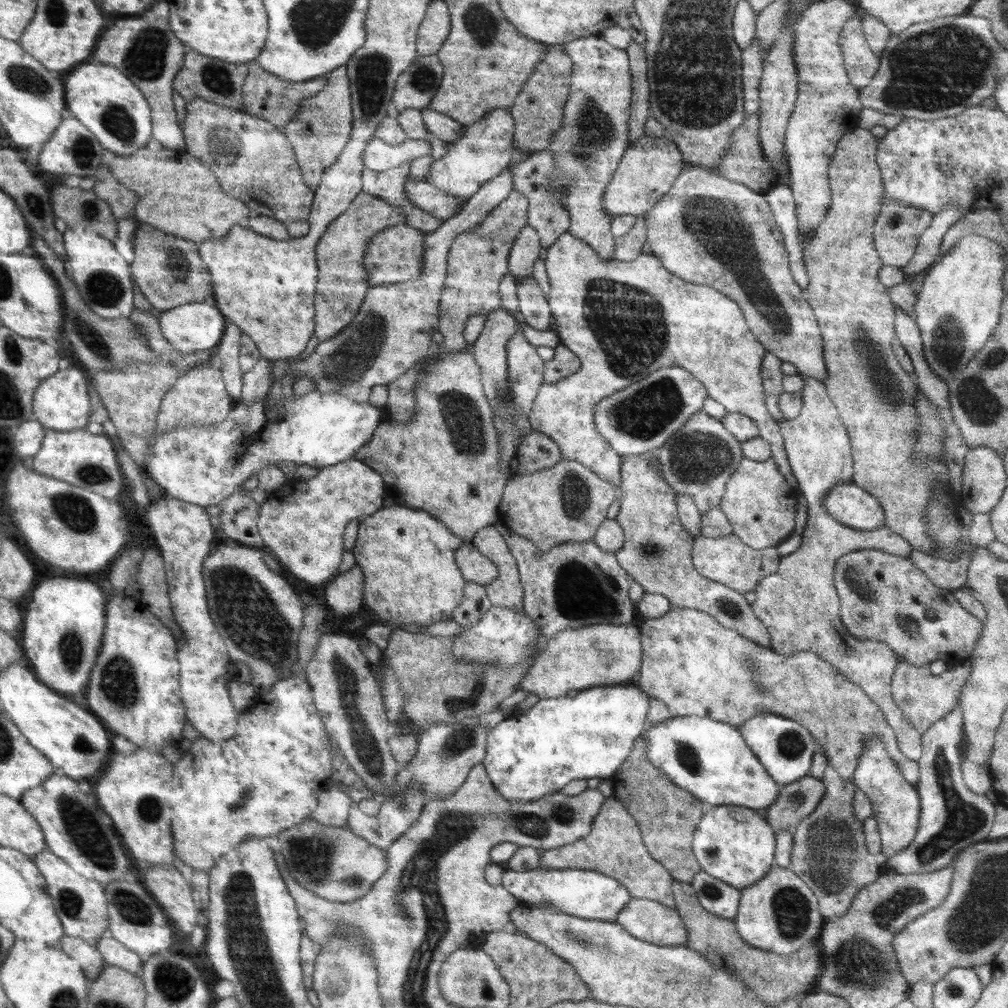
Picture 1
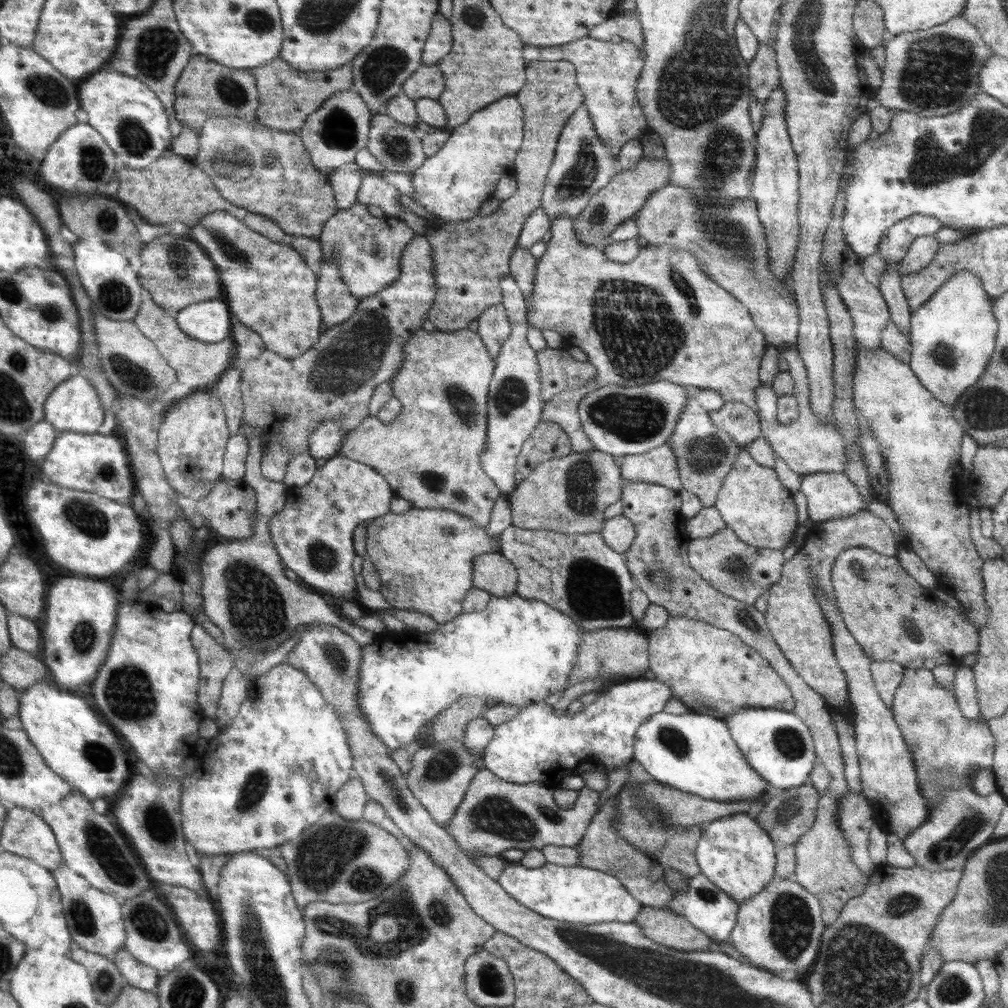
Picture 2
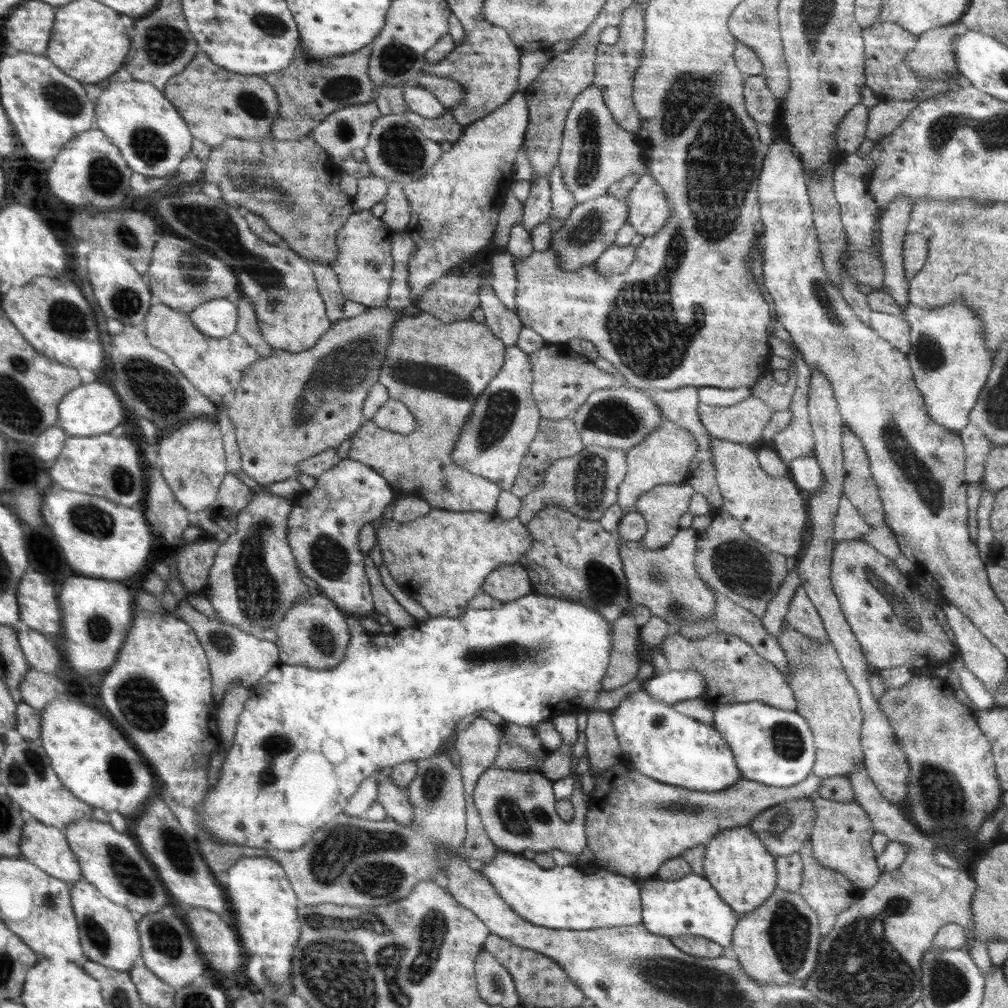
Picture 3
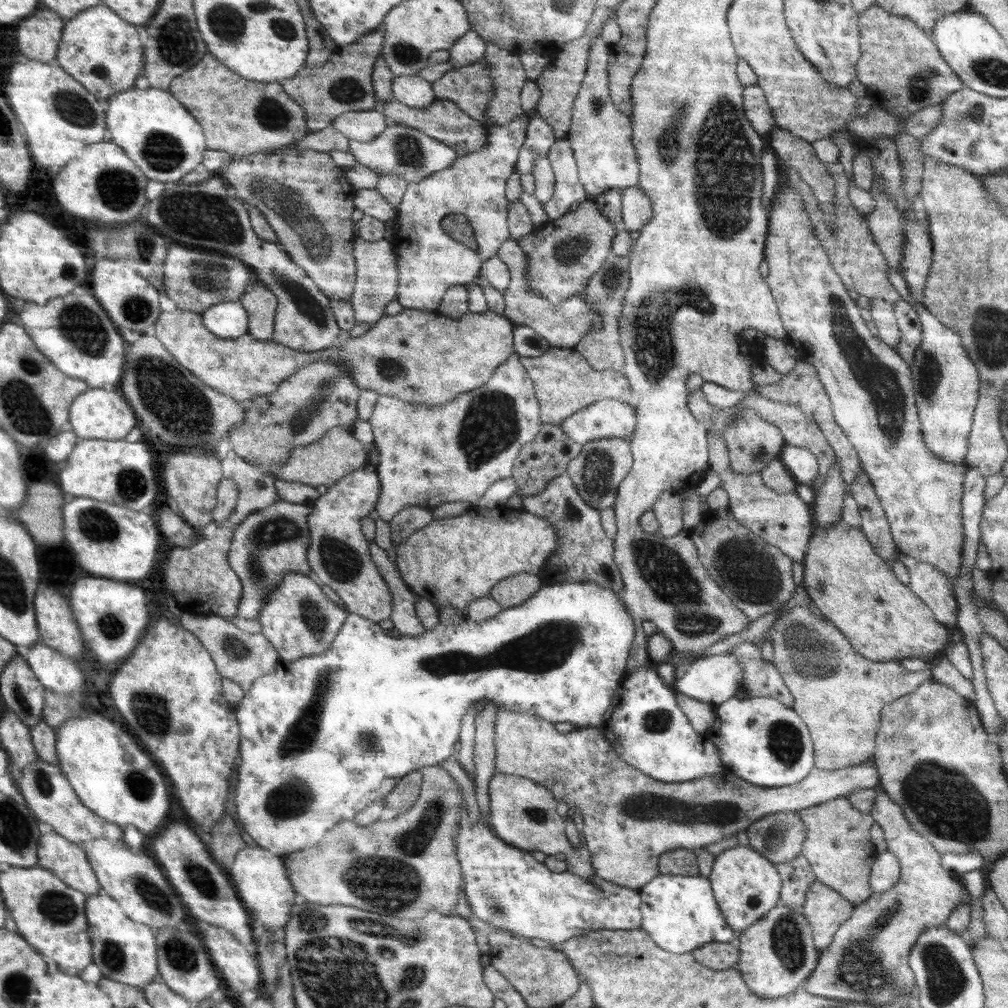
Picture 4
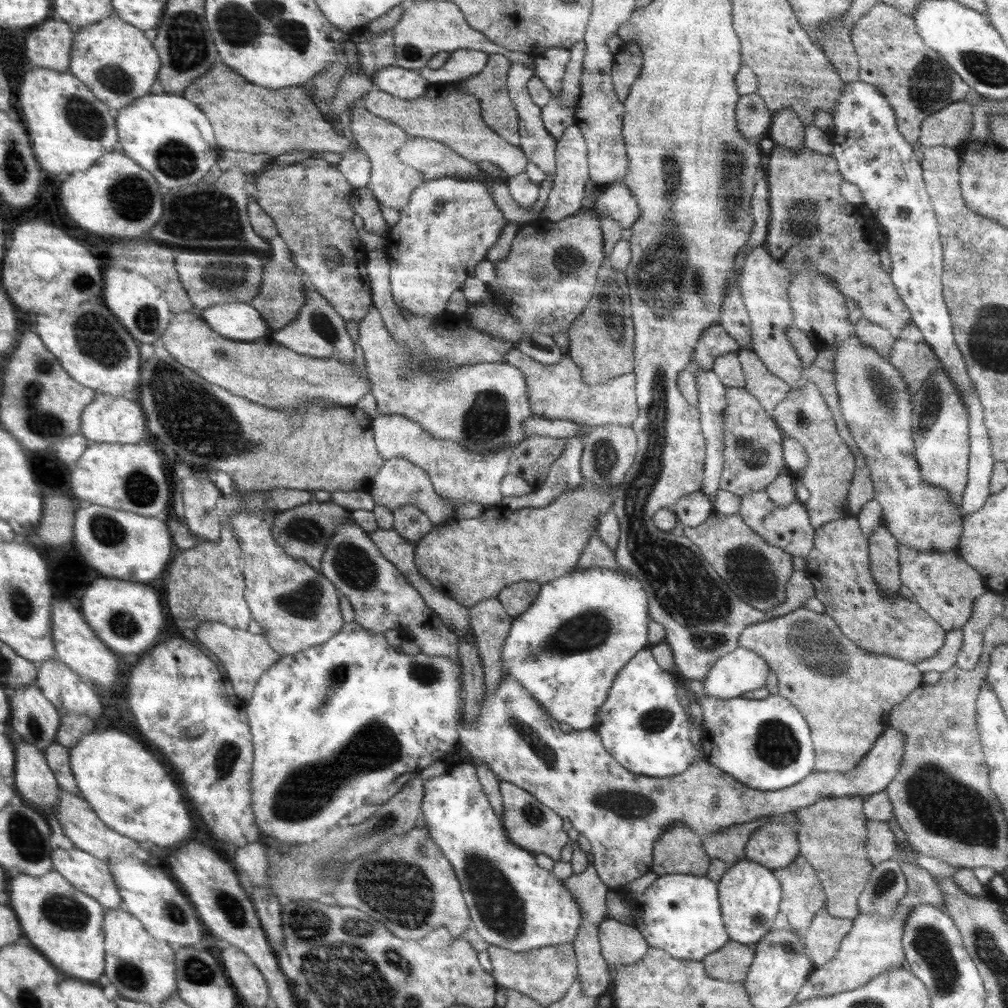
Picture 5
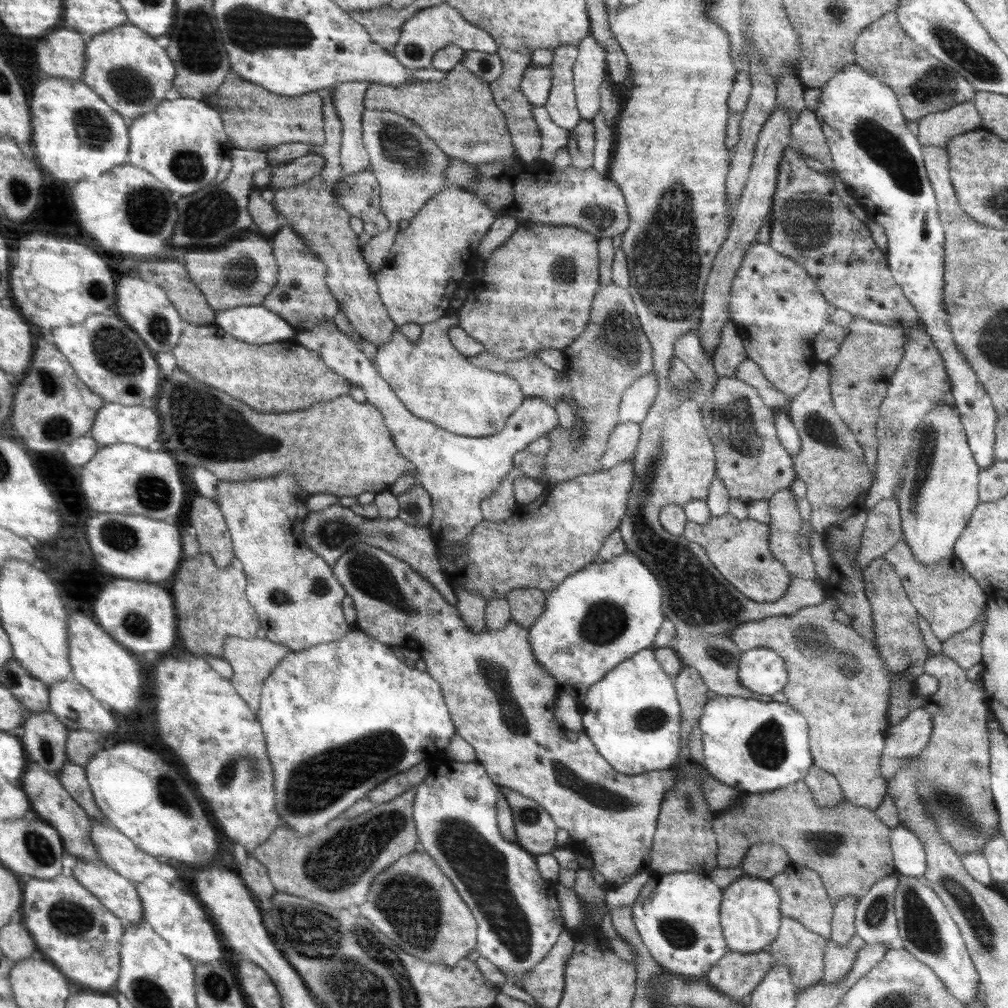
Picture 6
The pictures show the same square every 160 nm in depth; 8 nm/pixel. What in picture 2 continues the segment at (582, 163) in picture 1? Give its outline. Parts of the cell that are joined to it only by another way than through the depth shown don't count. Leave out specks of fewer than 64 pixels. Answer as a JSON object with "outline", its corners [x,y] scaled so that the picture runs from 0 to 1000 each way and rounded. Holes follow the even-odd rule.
{"outline":[[[583,35],[554,46],[528,46],[519,48],[521,63],[529,60],[564,60],[572,69],[572,82],[578,91],[577,105],[585,112],[596,140],[612,155],[620,141],[640,135],[642,121],[632,98],[631,84],[637,71],[640,55],[629,43],[618,39],[614,43],[590,42]]]}

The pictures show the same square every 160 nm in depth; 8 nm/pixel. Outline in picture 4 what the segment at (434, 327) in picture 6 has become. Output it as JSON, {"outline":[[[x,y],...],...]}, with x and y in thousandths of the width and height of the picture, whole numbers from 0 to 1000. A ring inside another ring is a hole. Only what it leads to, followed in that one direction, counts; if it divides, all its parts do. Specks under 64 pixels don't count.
{"outline":[[[352,237],[350,254],[354,265],[354,275],[350,286],[348,303],[354,319],[365,319],[371,323],[379,315],[381,305],[394,296],[395,288],[395,254],[385,237],[362,239]],[[511,349],[504,357],[501,357],[496,364],[489,366],[488,373],[481,379],[479,383],[475,383],[460,391],[455,391],[450,397],[438,402],[418,402],[410,399],[403,399],[390,393],[377,392],[373,398],[369,413],[365,417],[369,423],[371,431],[372,442],[377,445],[378,451],[373,467],[377,475],[377,490],[372,502],[373,510],[380,514],[383,518],[404,502],[417,502],[429,508],[431,504],[442,498],[460,497],[472,502],[477,492],[484,486],[489,478],[508,473],[508,464],[513,450],[516,448],[517,442],[523,438],[528,438],[532,432],[536,429],[538,418],[536,417],[536,402],[532,395],[528,377],[526,376],[522,366],[515,358],[515,352]]]}

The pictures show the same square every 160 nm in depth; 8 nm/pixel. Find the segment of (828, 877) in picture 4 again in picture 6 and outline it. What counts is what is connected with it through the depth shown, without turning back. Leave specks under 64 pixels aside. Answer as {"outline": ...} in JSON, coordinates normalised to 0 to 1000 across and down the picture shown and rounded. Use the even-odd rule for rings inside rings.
{"outline":[[[812,760],[803,762],[797,775],[804,781],[812,802],[829,802],[841,796],[829,772]],[[836,889],[827,899],[824,913],[824,932],[833,938],[841,938],[848,928],[850,895],[848,889]]]}

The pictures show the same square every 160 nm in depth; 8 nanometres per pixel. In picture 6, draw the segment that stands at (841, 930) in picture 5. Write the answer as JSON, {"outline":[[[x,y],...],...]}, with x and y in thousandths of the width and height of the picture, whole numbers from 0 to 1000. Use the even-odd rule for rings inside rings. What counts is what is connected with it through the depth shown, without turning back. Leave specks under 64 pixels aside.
{"outline":[[[849,927],[845,930],[844,935],[837,938],[831,938],[824,931],[818,932],[820,936],[815,945],[817,951],[815,971],[819,976],[824,976],[840,968],[849,952],[849,945],[859,936]]]}

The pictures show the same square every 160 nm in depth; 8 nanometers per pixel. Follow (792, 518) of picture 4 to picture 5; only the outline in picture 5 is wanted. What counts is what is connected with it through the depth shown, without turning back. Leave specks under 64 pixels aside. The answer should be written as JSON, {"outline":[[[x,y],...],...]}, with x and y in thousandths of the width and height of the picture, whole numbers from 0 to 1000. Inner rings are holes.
{"outline":[[[752,486],[734,492],[732,509],[762,540],[779,546],[787,553],[800,554],[806,546],[809,524],[805,521],[799,501],[794,497],[785,498],[782,502],[770,502],[759,486]]]}

